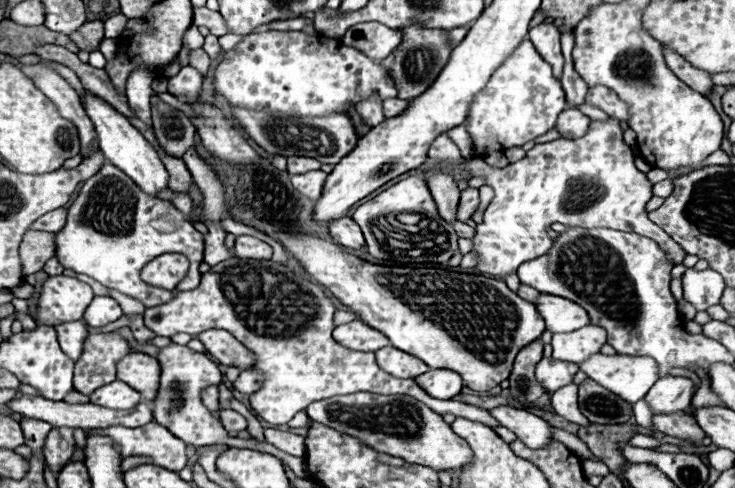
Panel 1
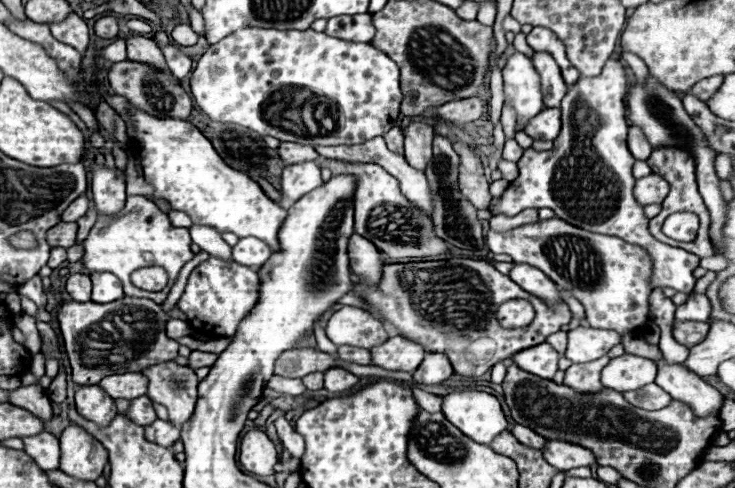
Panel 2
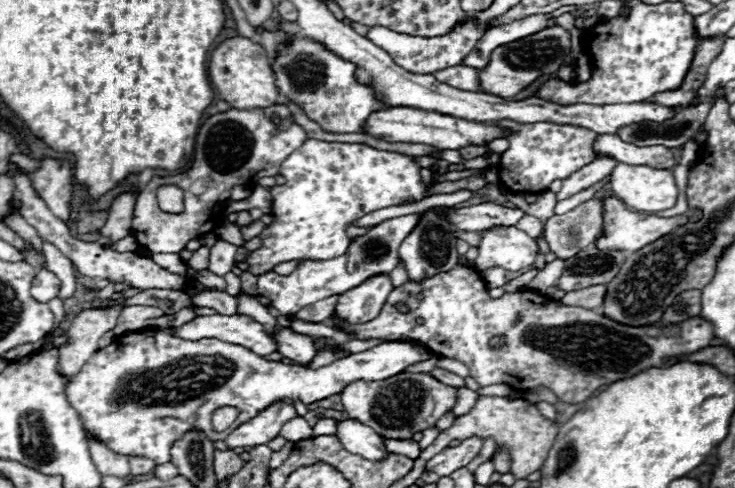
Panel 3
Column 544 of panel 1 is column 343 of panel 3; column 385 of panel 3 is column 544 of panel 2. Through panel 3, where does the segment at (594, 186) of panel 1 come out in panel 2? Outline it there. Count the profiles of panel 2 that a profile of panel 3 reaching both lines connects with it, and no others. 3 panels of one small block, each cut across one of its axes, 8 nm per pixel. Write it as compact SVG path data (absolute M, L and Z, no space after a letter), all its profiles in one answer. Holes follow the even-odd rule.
M612 58L606 62L600 76L580 78L574 86L570 86L560 104L562 130L554 140L554 148L544 152L536 152L532 148L524 150L522 158L518 160L520 176L510 182L510 186L498 198L500 204L494 212L516 216L526 208L552 208L554 214L568 224L590 232L618 236L630 244L642 246L648 250L654 262L650 286L668 286L690 294L696 284L694 270L698 268L700 258L652 238L648 232L648 218L644 218L644 210L632 194L632 166L636 160L626 146L630 128L624 112L626 92L626 70L618 60Z

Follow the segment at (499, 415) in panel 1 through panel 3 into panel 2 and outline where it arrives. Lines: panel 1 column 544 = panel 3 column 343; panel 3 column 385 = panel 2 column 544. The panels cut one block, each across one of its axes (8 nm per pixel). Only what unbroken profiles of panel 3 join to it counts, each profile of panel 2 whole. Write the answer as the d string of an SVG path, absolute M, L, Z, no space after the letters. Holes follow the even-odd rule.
M546 440L542 454L552 466L556 466L562 472L570 470L570 468L578 468L578 466L592 466L596 462L592 452L588 452L582 446L576 446L572 442L550 442L550 440Z

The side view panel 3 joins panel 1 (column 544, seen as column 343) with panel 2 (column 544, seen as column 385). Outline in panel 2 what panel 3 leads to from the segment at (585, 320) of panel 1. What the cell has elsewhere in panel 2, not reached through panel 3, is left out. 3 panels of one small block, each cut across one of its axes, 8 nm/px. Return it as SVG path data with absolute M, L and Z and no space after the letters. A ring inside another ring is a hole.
M514 264L512 272L508 274L522 290L534 294L536 298L542 298L546 306L558 306L562 300L560 292L556 290L556 284L540 270L536 270L534 266L528 264Z

